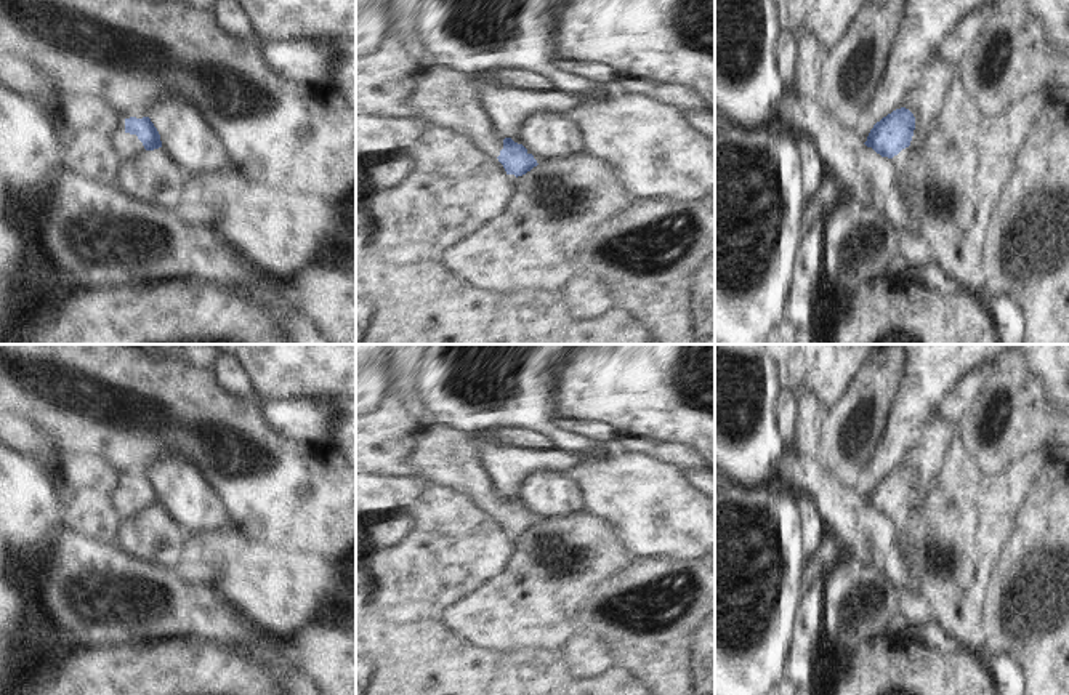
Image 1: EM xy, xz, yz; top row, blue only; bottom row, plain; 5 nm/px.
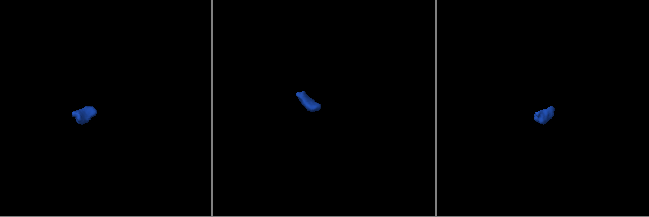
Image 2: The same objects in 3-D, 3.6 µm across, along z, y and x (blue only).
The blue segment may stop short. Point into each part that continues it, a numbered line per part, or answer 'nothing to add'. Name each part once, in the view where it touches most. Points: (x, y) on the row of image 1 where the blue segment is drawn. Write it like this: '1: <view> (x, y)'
1: xy (130, 146)

